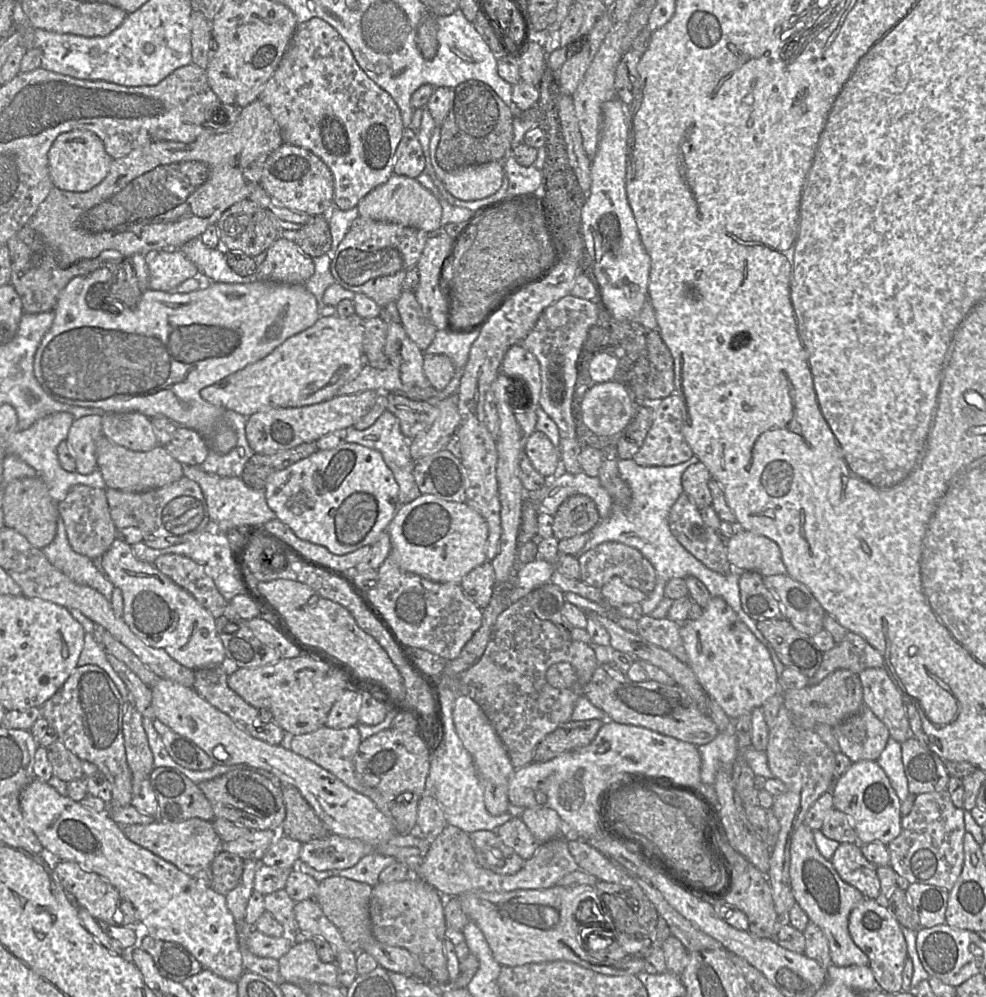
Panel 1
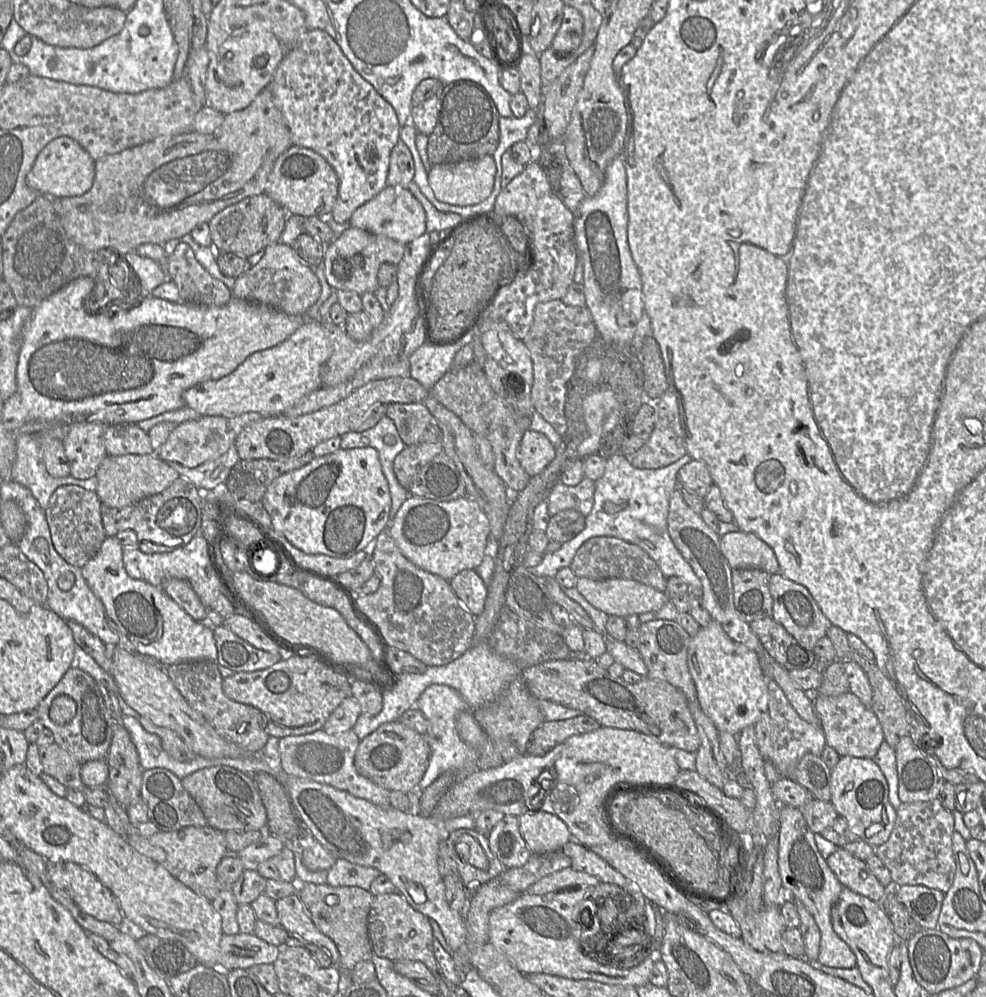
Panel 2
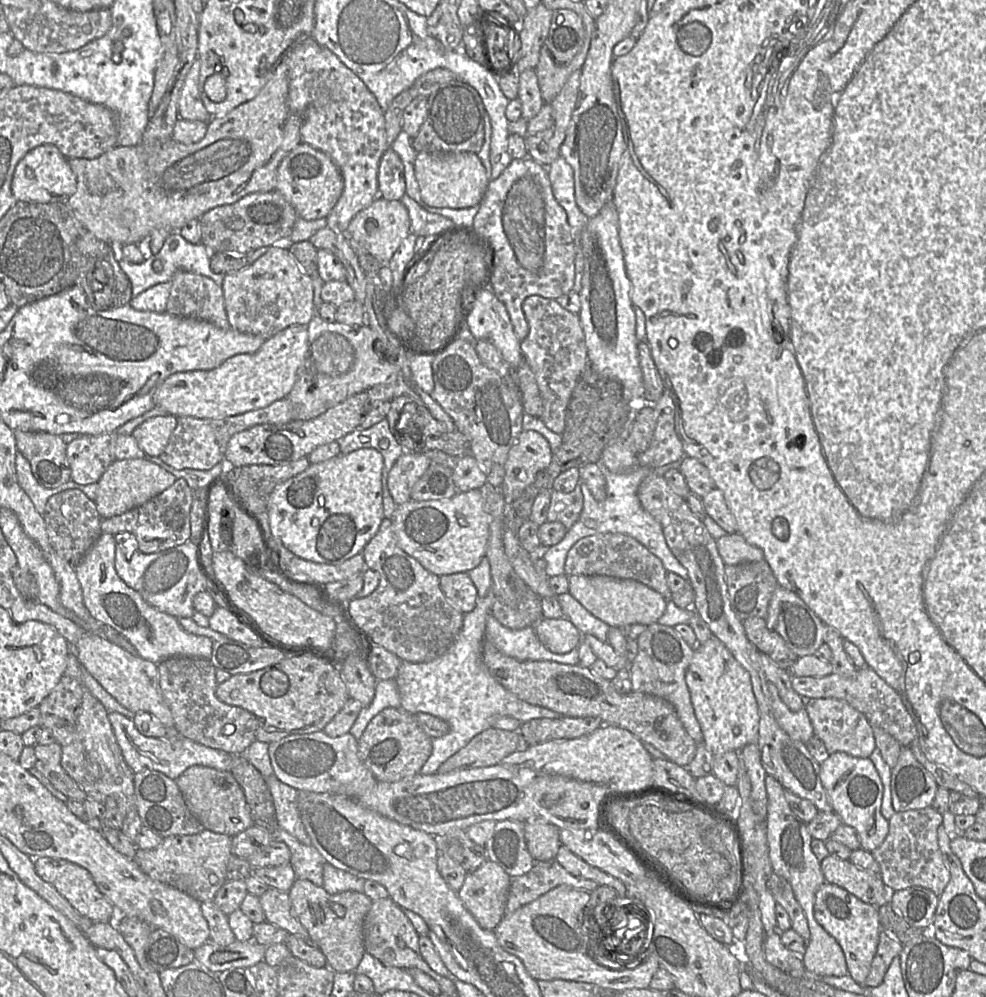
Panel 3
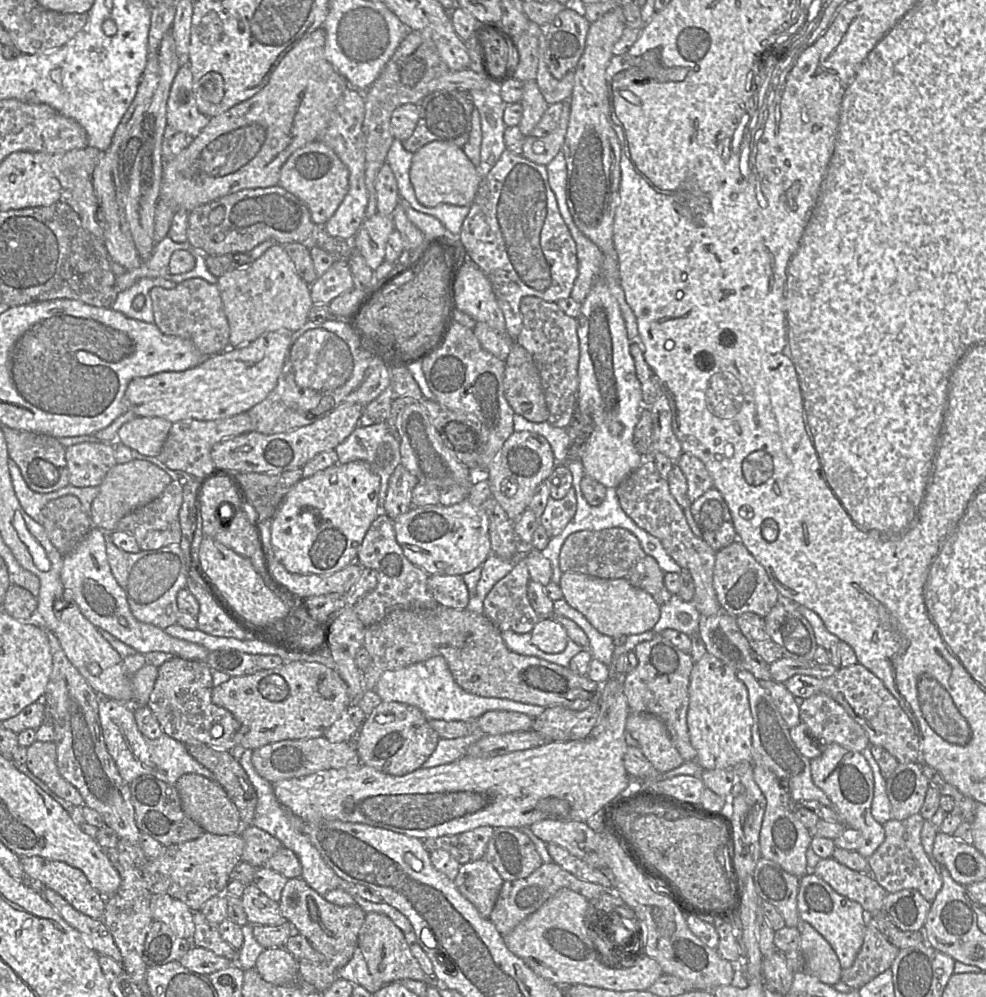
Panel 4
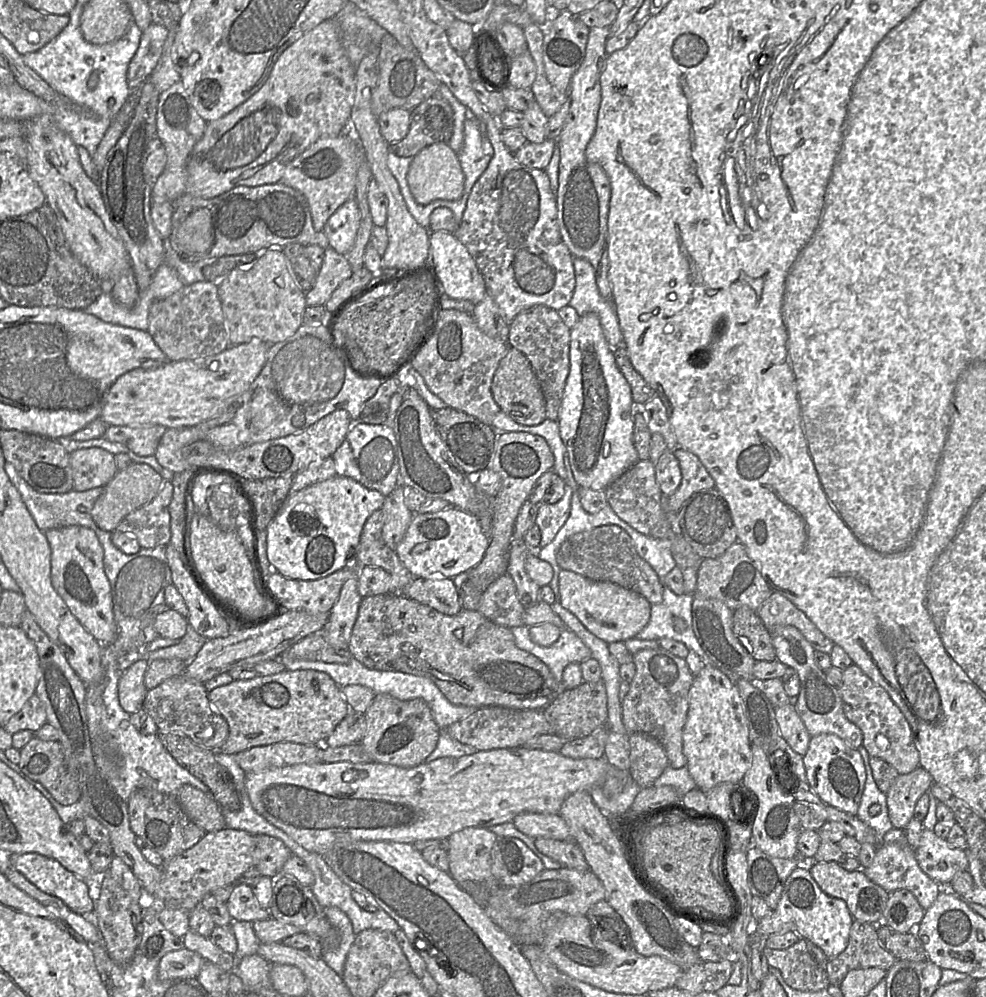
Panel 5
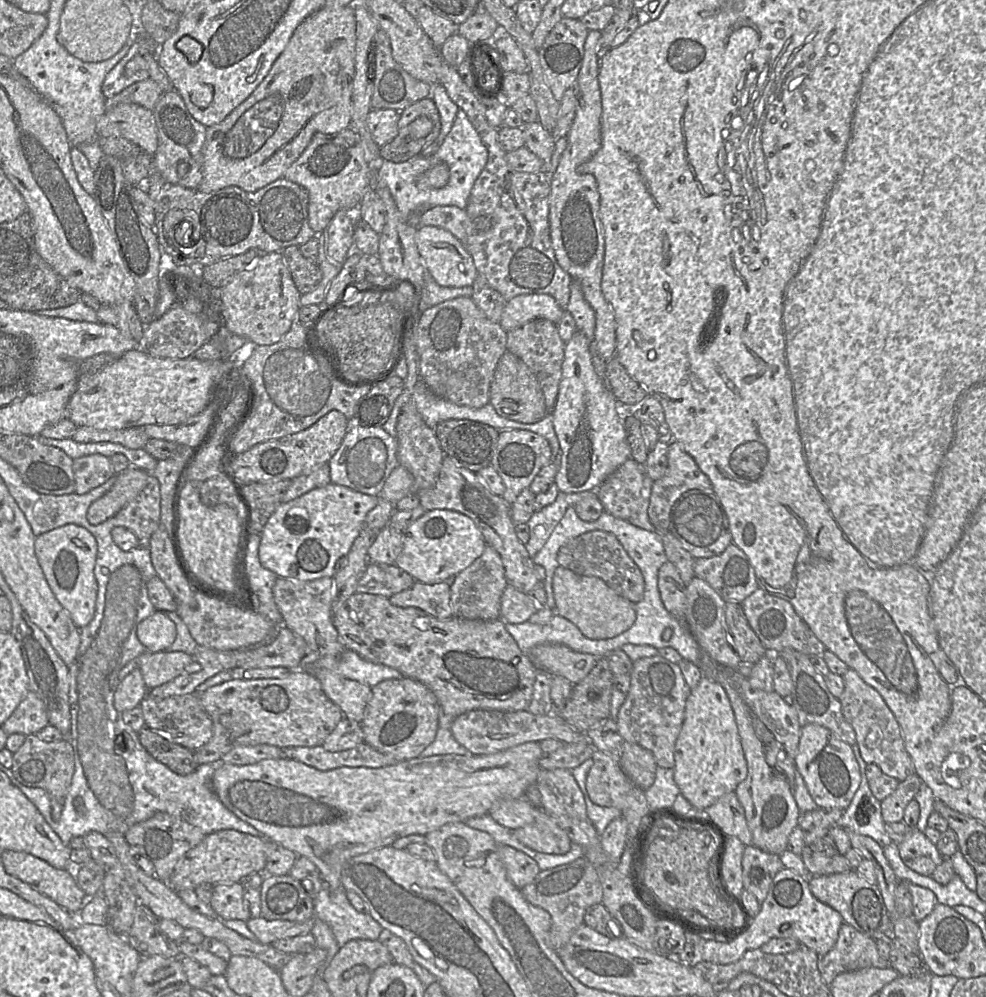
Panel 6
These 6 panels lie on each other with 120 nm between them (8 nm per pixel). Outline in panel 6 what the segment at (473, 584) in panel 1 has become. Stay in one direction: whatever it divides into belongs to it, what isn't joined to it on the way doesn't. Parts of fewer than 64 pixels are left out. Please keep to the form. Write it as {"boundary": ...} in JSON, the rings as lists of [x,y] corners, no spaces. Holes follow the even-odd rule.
{"boundary":[[[416,581],[410,588],[394,594],[389,600],[391,604],[398,607],[419,608],[440,620],[453,617],[450,585],[446,581],[434,584]]]}

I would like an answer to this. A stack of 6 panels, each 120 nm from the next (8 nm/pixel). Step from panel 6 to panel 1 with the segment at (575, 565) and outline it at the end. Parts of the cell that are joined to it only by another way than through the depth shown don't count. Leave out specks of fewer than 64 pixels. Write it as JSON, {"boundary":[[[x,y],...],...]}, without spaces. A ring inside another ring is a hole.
{"boundary":[[[613,541],[603,542],[577,557],[580,580],[590,586],[600,589],[612,578],[620,578],[626,585],[646,594],[651,593],[656,586],[656,571],[652,564],[640,551],[626,544]]]}

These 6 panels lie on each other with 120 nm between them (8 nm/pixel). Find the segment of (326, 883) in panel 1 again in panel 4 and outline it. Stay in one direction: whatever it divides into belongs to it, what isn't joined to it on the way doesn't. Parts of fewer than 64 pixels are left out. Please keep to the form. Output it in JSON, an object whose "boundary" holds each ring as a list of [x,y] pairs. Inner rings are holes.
{"boundary":[[[302,878],[287,880],[278,903],[283,917],[295,932],[303,935],[312,947],[324,956],[325,963],[338,970],[351,960],[358,947],[359,931],[366,917],[365,911],[358,904],[348,906],[332,904]]]}

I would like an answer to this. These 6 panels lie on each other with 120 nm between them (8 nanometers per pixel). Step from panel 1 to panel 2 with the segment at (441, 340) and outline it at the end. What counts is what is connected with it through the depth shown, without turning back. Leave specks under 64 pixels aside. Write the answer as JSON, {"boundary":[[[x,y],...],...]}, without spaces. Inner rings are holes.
{"boundary":[[[429,339],[409,357],[410,377],[430,391],[452,368],[455,355],[465,344],[465,340],[442,344]]]}

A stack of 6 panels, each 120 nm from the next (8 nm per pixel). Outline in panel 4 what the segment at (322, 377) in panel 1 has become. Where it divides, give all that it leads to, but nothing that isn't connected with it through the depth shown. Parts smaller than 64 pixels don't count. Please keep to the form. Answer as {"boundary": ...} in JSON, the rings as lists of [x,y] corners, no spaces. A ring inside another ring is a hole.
{"boundary":[[[281,328],[251,343],[210,355],[196,367],[136,377],[130,381],[124,394],[126,411],[137,417],[159,417],[172,423],[217,420],[247,412],[262,402],[277,385],[293,333]]]}

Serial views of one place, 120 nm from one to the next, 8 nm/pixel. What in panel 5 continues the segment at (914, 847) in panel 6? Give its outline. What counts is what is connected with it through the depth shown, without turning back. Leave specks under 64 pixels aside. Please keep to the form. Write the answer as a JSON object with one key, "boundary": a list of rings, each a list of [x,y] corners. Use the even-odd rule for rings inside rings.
{"boundary":[[[926,828],[915,856],[922,871],[940,885],[949,885],[957,873],[968,871],[969,867],[966,850],[951,847],[946,839]]]}

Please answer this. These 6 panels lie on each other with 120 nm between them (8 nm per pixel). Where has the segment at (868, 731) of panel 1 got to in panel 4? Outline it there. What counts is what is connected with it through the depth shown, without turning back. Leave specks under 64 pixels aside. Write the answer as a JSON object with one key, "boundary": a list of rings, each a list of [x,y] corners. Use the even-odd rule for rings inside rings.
{"boundary":[[[815,694],[800,705],[800,719],[822,746],[839,744],[863,752],[870,747],[865,730],[833,698]]]}

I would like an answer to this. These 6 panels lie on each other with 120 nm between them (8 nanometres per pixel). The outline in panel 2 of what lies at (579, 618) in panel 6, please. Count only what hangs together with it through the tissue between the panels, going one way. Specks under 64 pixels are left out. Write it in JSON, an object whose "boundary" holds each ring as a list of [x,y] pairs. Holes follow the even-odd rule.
{"boundary":[[[578,577],[575,587],[595,608],[621,617],[657,612],[670,600],[665,592],[629,579]]]}

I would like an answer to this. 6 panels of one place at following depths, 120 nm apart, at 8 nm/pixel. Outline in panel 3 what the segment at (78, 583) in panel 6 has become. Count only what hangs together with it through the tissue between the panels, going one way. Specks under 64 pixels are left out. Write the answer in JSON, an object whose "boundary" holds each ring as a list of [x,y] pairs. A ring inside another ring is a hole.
{"boundary":[[[101,533],[99,538],[75,566],[75,573],[82,589],[83,602],[90,615],[122,634],[137,650],[138,655],[155,664],[174,656],[188,656],[193,658],[210,659],[212,655],[213,640],[207,636],[195,635],[184,630],[178,618],[162,612],[147,603],[142,596],[130,588],[115,570],[115,550],[117,542],[114,535]]]}

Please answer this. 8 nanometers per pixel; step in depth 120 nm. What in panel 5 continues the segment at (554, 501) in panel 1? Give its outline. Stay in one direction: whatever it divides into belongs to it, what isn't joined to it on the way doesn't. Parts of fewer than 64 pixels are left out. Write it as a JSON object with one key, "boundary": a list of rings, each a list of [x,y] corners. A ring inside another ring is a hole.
{"boundary":[[[566,485],[563,497],[554,504],[540,504],[537,508],[535,525],[541,531],[539,548],[548,545],[565,524],[570,514],[573,489]]]}

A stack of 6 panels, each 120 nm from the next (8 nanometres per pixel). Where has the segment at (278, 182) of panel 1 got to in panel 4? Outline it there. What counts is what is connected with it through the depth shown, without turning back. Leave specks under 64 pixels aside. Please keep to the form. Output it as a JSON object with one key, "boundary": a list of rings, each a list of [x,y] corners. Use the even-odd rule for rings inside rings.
{"boundary":[[[314,141],[288,157],[280,170],[278,185],[304,201],[312,221],[324,226],[349,190],[349,171],[331,148],[321,141]]]}

